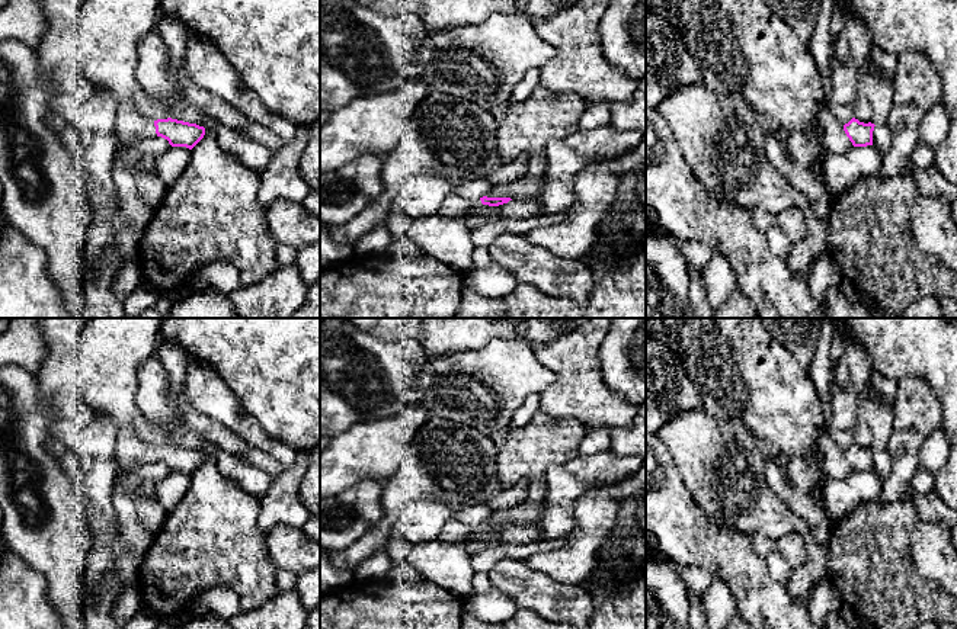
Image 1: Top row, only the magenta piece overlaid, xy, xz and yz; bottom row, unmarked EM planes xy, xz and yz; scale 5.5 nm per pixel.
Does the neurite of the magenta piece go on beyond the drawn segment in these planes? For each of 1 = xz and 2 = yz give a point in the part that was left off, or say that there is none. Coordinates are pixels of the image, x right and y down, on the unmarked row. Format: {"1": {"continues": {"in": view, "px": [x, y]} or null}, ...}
{"1": {"continues": null}, "2": {"continues": null}}

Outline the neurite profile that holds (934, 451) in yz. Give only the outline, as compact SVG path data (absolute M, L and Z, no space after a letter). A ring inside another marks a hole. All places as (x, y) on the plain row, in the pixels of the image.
M941 427L925 437L919 446L918 462L929 474L937 475L945 465L951 452L951 445Z

